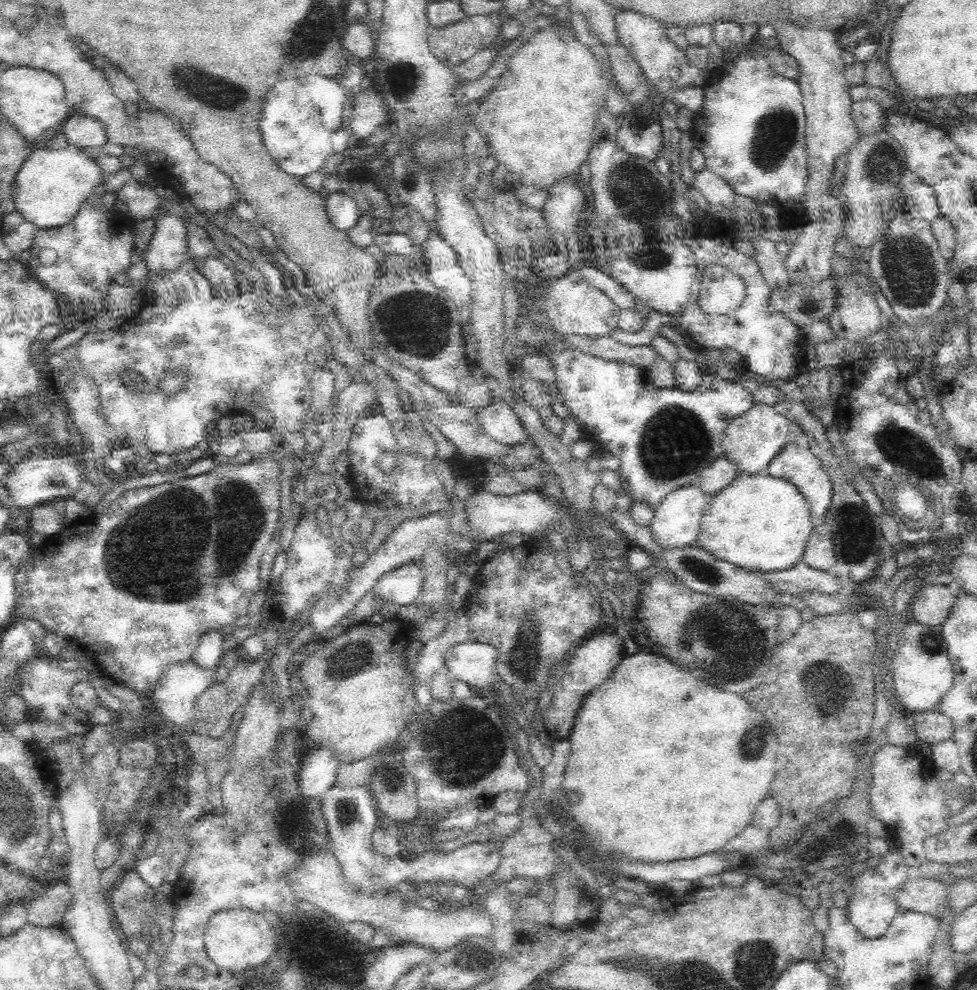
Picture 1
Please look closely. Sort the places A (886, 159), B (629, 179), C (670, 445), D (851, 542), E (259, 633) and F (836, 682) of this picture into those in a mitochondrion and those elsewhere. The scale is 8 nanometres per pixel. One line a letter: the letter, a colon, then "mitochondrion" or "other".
A: mitochondrion
B: mitochondrion
C: mitochondrion
D: mitochondrion
E: other
F: other

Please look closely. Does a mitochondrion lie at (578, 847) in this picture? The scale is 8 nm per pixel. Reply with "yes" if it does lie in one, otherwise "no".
no

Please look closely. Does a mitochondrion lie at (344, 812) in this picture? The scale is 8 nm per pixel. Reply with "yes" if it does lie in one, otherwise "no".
yes

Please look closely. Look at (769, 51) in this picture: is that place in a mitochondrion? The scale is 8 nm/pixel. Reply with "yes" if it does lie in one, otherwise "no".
no

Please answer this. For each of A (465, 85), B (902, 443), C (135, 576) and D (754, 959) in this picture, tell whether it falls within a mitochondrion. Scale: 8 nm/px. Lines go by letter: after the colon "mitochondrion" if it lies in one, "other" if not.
A: other
B: mitochondrion
C: mitochondrion
D: mitochondrion

